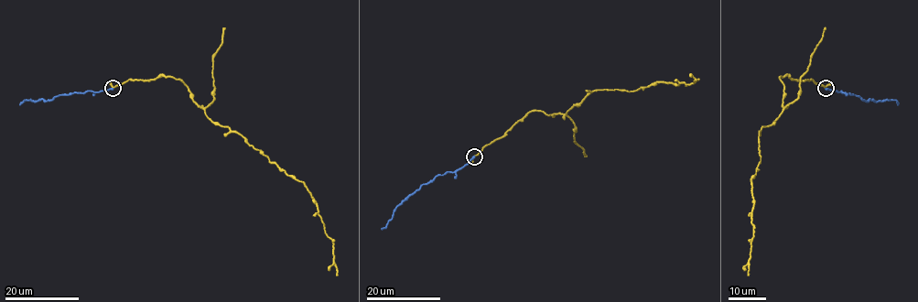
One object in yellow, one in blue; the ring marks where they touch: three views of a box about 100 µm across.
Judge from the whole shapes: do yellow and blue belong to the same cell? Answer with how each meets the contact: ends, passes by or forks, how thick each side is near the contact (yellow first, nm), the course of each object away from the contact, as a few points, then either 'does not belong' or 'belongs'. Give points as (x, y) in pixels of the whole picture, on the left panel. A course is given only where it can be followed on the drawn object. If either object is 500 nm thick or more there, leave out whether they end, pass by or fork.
yellow passes by; blue ends; calibres 130 and 300 nm; course yellow (112, 87), (164, 75), (180, 79), (213, 122), (235, 132), (304, 183), (332, 241), (336, 275); course blue (112, 88), (59, 95), (51, 100), (26, 100), (20, 105); belongs

